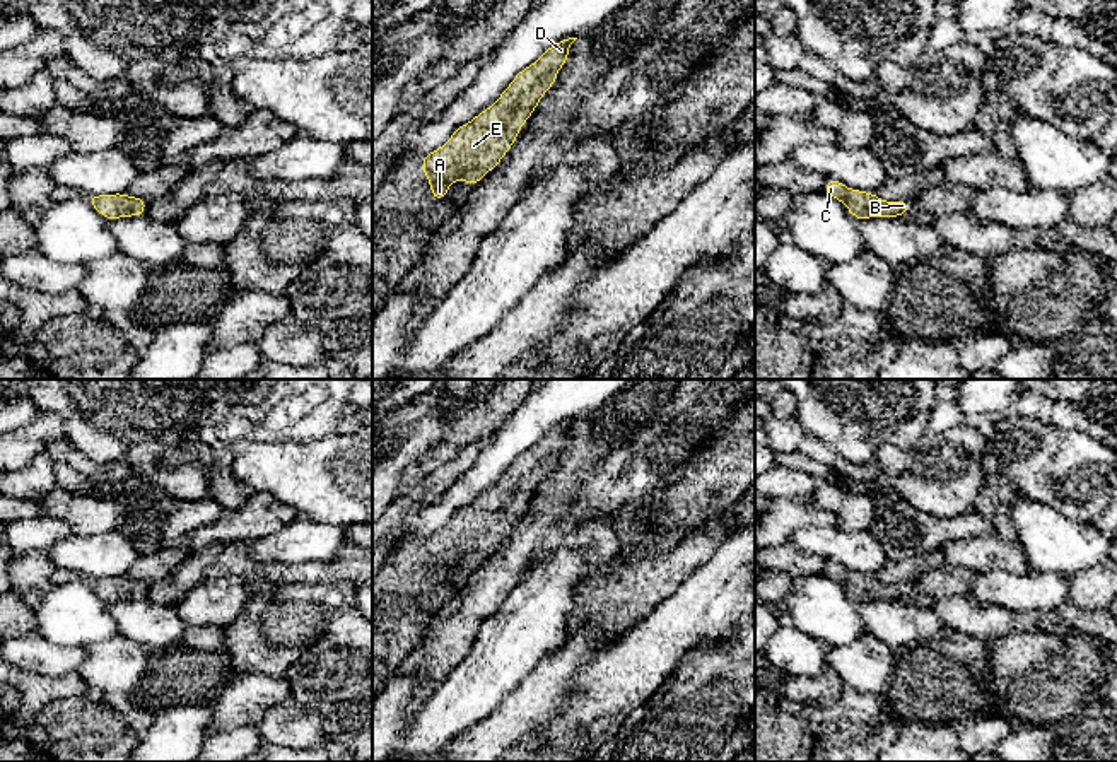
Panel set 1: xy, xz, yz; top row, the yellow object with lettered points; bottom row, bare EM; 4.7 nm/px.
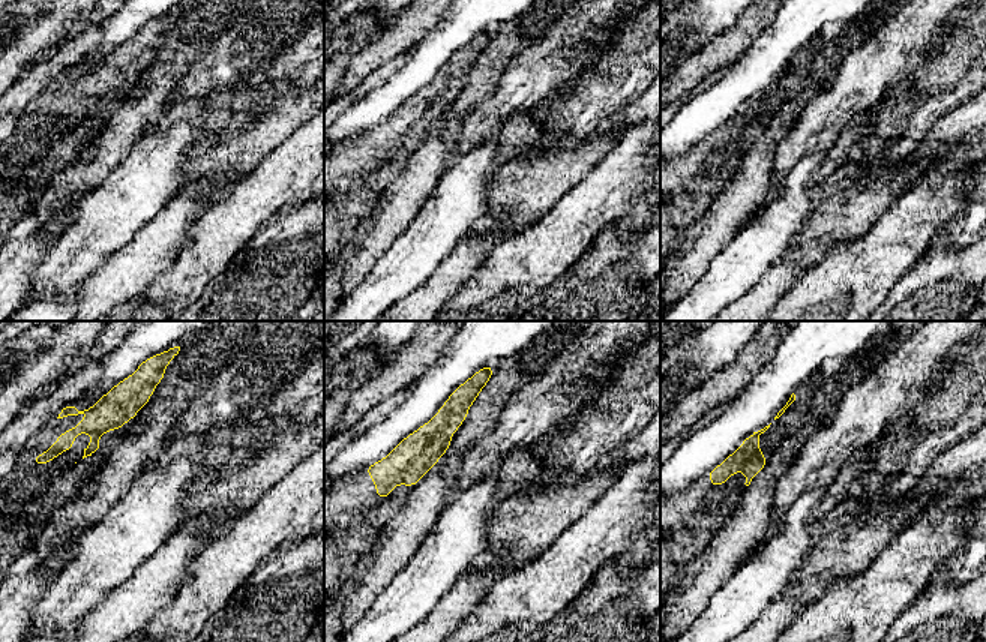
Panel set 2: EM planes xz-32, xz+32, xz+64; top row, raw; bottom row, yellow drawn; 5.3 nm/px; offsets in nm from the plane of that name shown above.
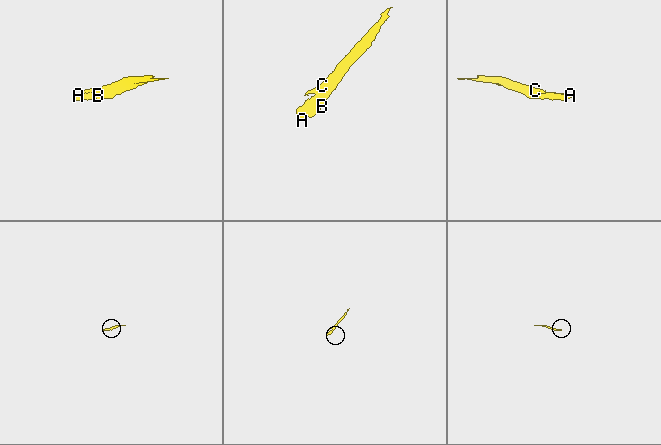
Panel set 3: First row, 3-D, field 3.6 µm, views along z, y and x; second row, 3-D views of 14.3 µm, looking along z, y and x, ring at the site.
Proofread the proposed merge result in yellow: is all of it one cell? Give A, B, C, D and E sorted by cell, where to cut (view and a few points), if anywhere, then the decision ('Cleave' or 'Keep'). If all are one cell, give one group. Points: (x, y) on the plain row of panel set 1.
Groups: A B C D E. No split. Keep

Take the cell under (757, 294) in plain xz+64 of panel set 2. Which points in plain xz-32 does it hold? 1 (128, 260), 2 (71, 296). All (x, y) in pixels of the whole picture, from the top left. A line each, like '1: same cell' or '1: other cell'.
1: same cell
2: other cell

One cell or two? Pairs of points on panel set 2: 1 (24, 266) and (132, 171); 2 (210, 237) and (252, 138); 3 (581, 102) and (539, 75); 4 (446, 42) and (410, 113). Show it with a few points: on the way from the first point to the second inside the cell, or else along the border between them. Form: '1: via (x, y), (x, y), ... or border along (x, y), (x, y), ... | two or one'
1: border along (80, 204), (74, 222), (45, 257) | two
2: border along (266, 155), (240, 179) | two
3: border along (589, 68), (548, 95) | two
4: border along (447, 63), (431, 83), (407, 98), (395, 110) | two

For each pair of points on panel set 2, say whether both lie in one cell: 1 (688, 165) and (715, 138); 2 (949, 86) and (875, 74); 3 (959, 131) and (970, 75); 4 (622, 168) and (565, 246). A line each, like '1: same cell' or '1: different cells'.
1: same cell
2: different cells
3: different cells
4: same cell

